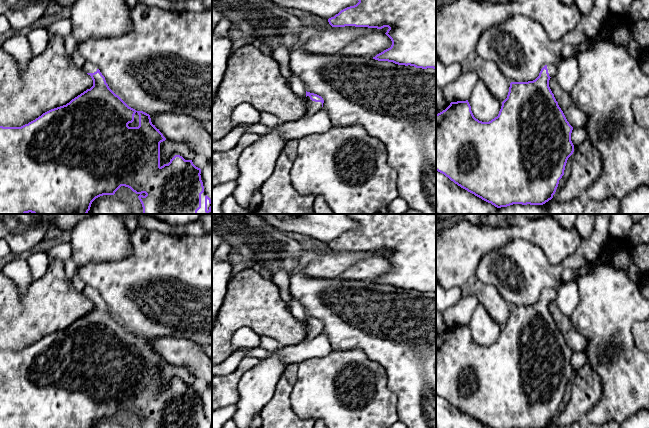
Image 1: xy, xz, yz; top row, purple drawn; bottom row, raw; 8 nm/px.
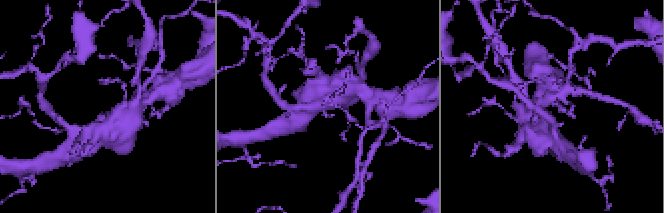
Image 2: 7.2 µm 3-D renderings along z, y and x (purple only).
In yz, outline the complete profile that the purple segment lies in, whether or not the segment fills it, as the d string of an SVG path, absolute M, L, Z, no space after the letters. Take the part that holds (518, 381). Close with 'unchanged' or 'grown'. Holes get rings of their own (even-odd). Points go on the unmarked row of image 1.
M561 284L558 288L545 289L539 300L533 305L511 306L507 322L502 326L498 340L489 346L482 346L474 341L468 324L451 326L445 334L436 338L436 395L444 398L461 412L491 428L545 428L551 424L559 404L564 399L567 384L574 376L574 369L571 365L573 351L567 345L549 311L549 304L551 301L556 301L560 287Z; grown

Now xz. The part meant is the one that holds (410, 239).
M436 214L347 215L359 226L329 242L332 251L388 251L392 269L373 283L436 293Z; unchanged

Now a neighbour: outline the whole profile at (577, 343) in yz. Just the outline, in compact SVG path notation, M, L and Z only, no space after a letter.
M551 301L549 311L554 318L559 331L563 335L567 345L573 352L585 352L588 341L574 327L571 318L566 316L557 306L556 301Z

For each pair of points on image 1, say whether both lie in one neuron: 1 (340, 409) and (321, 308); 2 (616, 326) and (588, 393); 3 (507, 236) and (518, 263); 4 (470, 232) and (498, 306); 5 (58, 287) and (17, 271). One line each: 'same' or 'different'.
1: different
2: different
3: different
4: different
5: different

